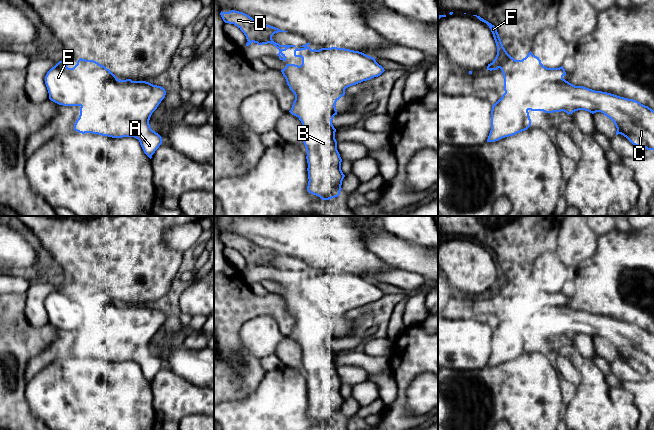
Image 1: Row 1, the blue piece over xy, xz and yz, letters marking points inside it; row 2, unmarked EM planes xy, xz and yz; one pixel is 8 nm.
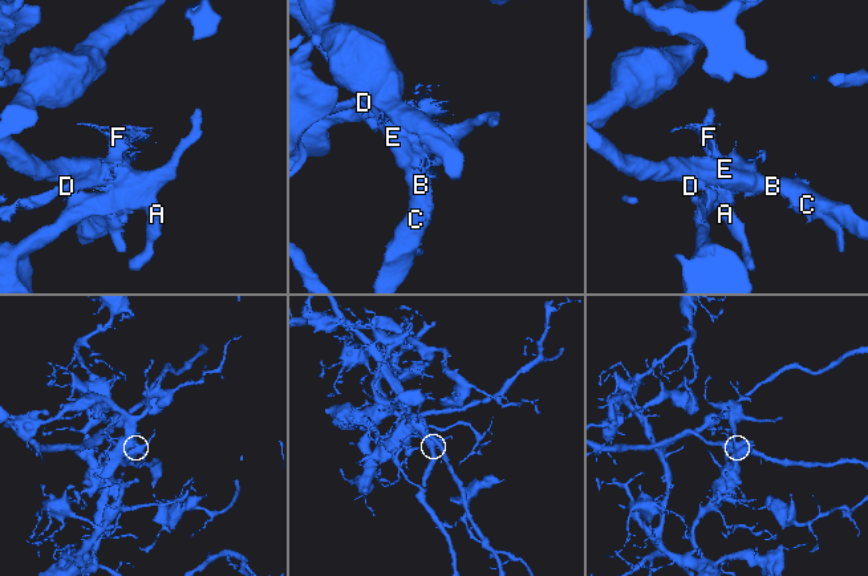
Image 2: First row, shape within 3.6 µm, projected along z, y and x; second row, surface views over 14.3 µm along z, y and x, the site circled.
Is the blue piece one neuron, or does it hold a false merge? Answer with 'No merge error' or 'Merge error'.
Merge error

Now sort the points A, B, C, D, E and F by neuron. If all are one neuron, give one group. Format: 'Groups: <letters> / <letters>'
Groups: A / B C D E F

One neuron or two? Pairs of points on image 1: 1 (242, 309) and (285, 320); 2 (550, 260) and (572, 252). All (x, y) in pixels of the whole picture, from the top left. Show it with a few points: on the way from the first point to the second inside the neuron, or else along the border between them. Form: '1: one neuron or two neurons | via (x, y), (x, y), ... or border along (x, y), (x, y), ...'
1: one neuron | via (253, 308), (274, 309)
2: two neurons | border along (555, 252), (558, 259), (565, 266)

